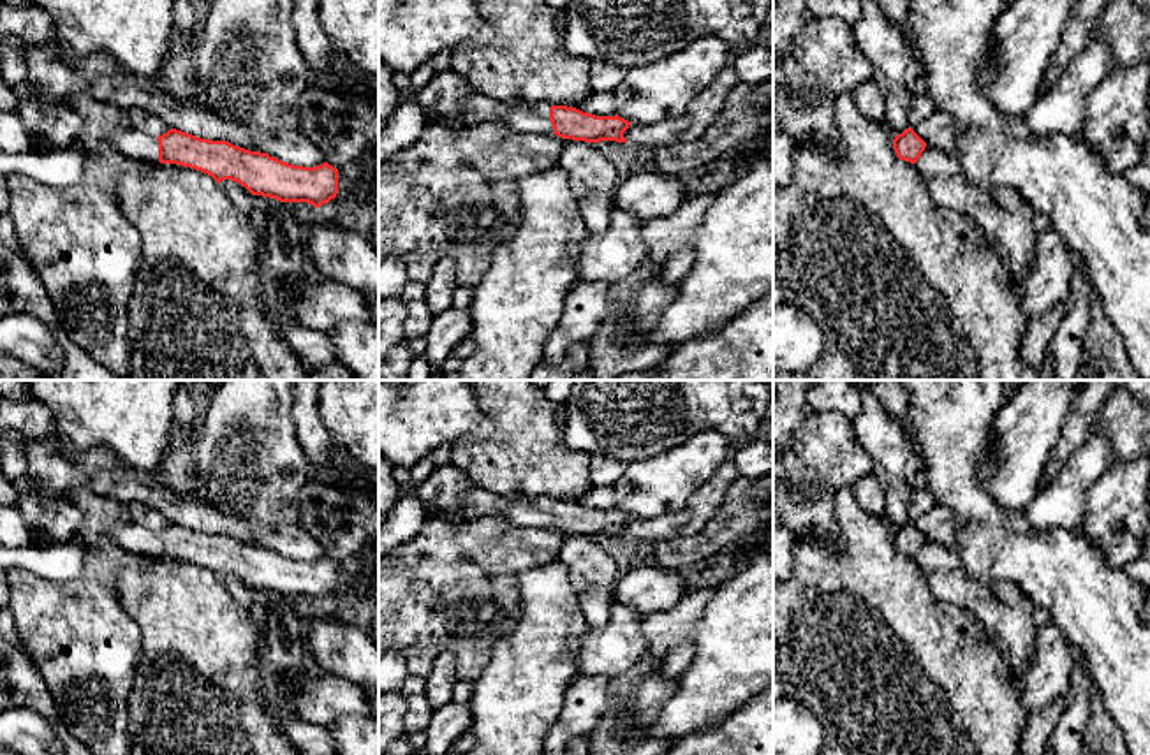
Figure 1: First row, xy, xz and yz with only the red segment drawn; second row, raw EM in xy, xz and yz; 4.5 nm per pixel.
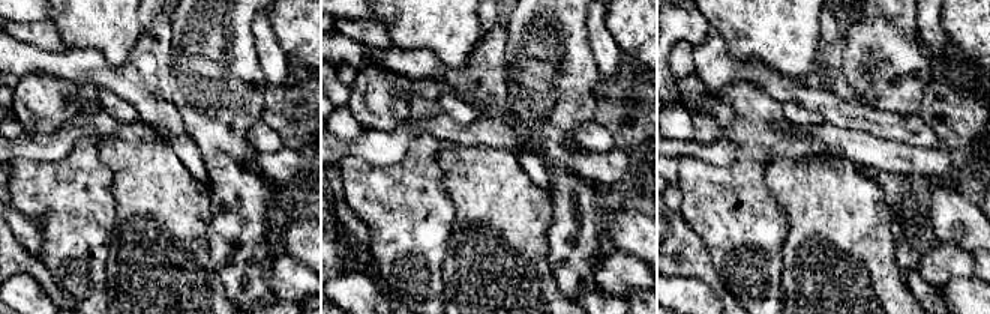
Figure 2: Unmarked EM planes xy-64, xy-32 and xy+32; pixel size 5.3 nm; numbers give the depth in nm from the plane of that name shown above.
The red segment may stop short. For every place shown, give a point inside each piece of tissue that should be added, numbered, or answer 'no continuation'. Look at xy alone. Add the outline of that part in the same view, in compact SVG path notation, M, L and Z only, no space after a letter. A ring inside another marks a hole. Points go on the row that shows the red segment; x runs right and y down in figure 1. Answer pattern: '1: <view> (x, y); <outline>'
1: xy (131, 141); M129 125L125 128L118 128L109 136L109 143L120 150L122 153L144 160L144 162L158 162L158 141L157 137L150 137L143 130Z

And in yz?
no continuation

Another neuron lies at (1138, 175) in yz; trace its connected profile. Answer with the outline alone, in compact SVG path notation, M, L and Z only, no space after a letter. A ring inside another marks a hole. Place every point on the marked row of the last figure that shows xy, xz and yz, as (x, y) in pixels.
M1150 141L1141 151L1141 158L1125 171L1125 180L1150 195Z

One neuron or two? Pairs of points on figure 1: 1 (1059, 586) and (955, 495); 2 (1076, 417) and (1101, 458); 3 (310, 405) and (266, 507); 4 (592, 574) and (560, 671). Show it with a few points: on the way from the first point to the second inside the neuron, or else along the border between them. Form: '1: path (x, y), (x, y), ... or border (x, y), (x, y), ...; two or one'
1: path (1032, 560), (1015, 551), (981, 518); one
2: border (1092, 432), (1062, 467); two
3: border (293, 398), (294, 433), (316, 472); two
4: border (567, 571), (578, 608), (590, 627); two

